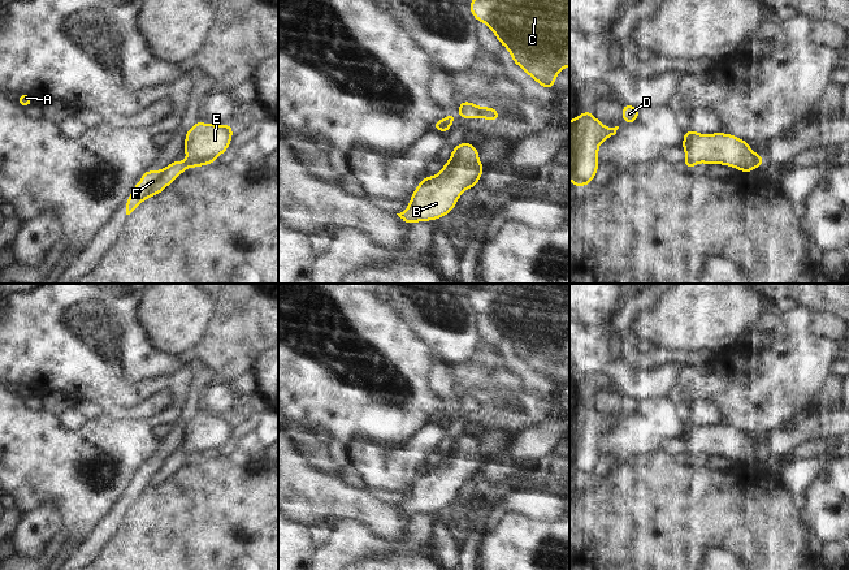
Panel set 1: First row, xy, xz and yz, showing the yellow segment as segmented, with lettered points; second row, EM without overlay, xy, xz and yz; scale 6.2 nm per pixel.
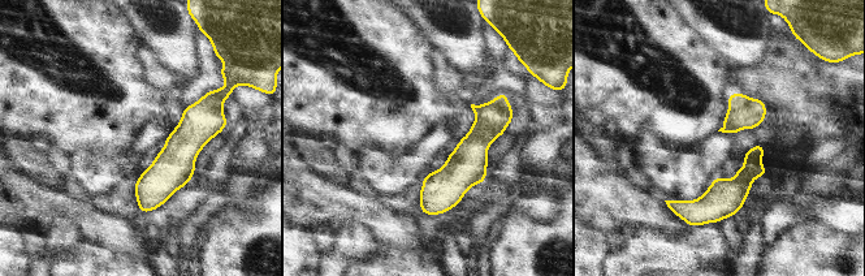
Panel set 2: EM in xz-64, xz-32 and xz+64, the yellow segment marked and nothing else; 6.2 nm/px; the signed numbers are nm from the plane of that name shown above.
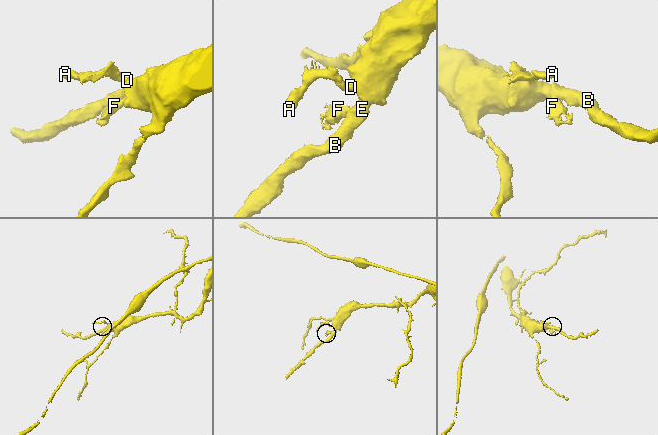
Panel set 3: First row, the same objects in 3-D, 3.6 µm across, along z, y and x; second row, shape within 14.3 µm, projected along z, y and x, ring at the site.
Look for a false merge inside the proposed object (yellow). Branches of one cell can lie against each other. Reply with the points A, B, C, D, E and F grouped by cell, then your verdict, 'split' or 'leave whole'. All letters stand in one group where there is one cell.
A B C D E / F | split

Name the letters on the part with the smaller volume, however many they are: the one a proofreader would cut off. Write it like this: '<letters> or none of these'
F

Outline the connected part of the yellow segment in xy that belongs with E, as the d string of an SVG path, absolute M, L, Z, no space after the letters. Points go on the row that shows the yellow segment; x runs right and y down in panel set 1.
M196 121L186 131L183 151L187 154L186 167L195 168L213 164L225 152L233 137L233 125L213 125Z

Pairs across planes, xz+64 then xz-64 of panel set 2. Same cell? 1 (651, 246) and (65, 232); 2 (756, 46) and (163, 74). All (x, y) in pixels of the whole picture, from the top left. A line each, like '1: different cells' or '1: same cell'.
1: same cell
2: different cells

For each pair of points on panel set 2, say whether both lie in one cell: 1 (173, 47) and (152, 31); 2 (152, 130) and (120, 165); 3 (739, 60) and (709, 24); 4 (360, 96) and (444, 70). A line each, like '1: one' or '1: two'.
1: one
2: one
3: one
4: two

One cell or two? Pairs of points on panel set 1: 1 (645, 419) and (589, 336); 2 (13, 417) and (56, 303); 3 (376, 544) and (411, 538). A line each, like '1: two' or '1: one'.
1: two
2: two
3: one

